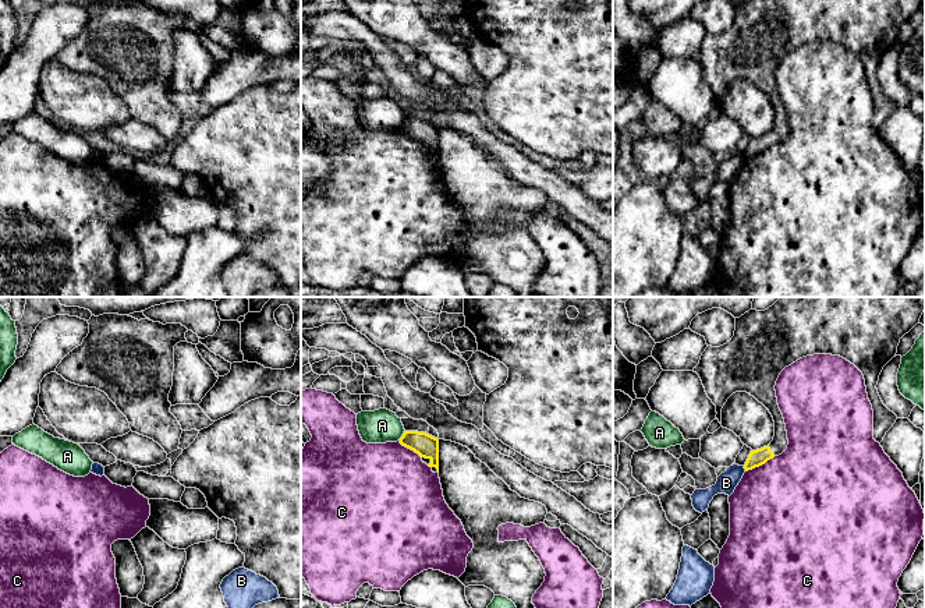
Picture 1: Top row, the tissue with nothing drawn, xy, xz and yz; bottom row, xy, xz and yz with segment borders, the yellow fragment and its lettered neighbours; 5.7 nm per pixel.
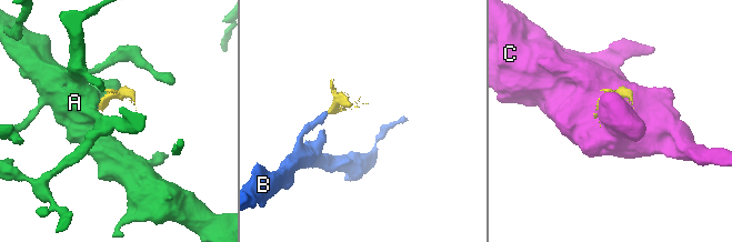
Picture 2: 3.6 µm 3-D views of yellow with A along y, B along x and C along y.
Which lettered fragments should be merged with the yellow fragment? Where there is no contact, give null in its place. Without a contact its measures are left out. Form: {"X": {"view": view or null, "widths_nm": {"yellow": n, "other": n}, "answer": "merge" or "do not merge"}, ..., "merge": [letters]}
{"A": {"view": "xz", "widths_nm": {"yellow": 140, "other": 200}, "answer": "do not merge"}, "B": {"view": "yz", "widths_nm": {"yellow": 100, "other": 120}, "answer": "do not merge"}, "C": {"view": "yz", "widths_nm": {"yellow": 100, "other": 480}, "answer": "do not merge"}, "merge": []}

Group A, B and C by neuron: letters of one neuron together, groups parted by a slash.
A / B / C

